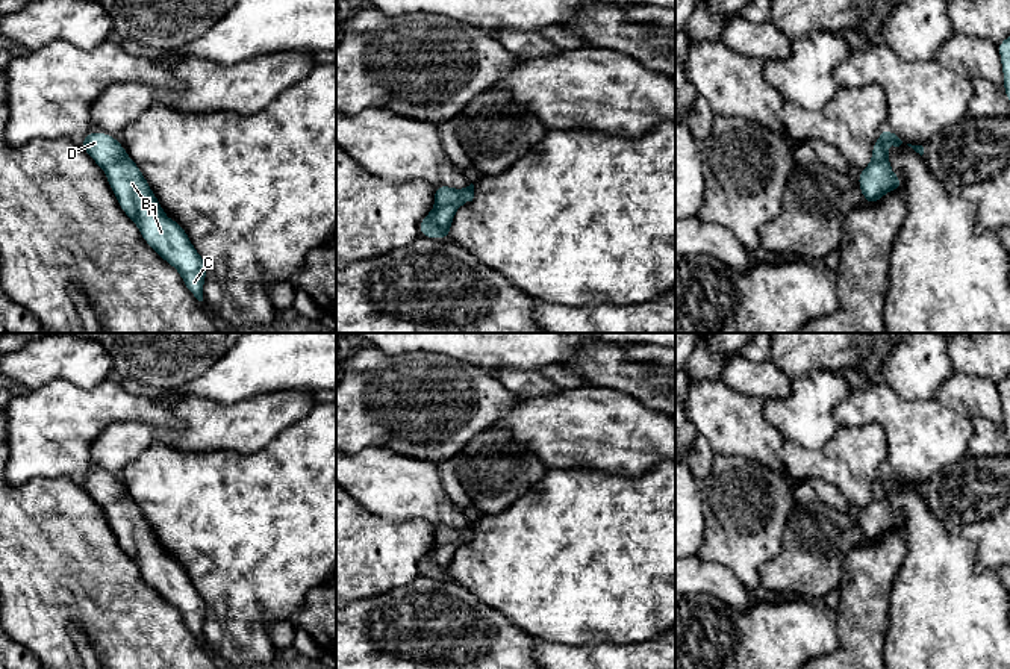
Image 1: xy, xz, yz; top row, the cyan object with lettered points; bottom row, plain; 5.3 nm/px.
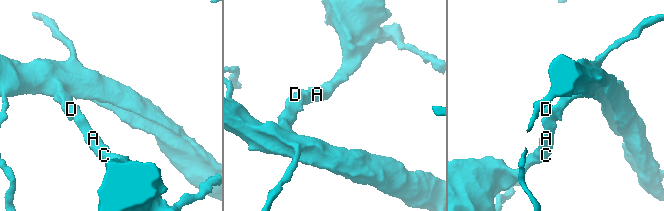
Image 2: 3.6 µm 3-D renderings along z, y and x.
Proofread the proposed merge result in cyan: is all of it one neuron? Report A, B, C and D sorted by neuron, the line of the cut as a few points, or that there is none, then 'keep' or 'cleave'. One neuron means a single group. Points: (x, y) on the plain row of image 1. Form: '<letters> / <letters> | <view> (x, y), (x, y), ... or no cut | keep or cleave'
A B C D | no cut | keep

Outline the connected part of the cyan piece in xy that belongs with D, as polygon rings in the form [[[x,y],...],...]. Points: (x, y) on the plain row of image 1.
[[[89,471],[80,486],[104,509],[120,546],[138,565],[142,578],[180,611],[188,630],[203,640],[206,601],[195,590],[183,566],[167,557],[124,484],[109,472]]]

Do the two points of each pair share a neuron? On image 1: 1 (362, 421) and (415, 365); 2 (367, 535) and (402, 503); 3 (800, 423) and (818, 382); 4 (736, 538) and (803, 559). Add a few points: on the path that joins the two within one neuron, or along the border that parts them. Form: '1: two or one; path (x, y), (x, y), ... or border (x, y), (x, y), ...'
1: one; path (376, 407), (405, 379)
2: two; border (355, 498), (365, 509), (382, 518), (420, 521)
3: one; path (807, 412), (818, 392)
4: two; border (789, 516), (783, 547), (762, 566), (760, 581)

